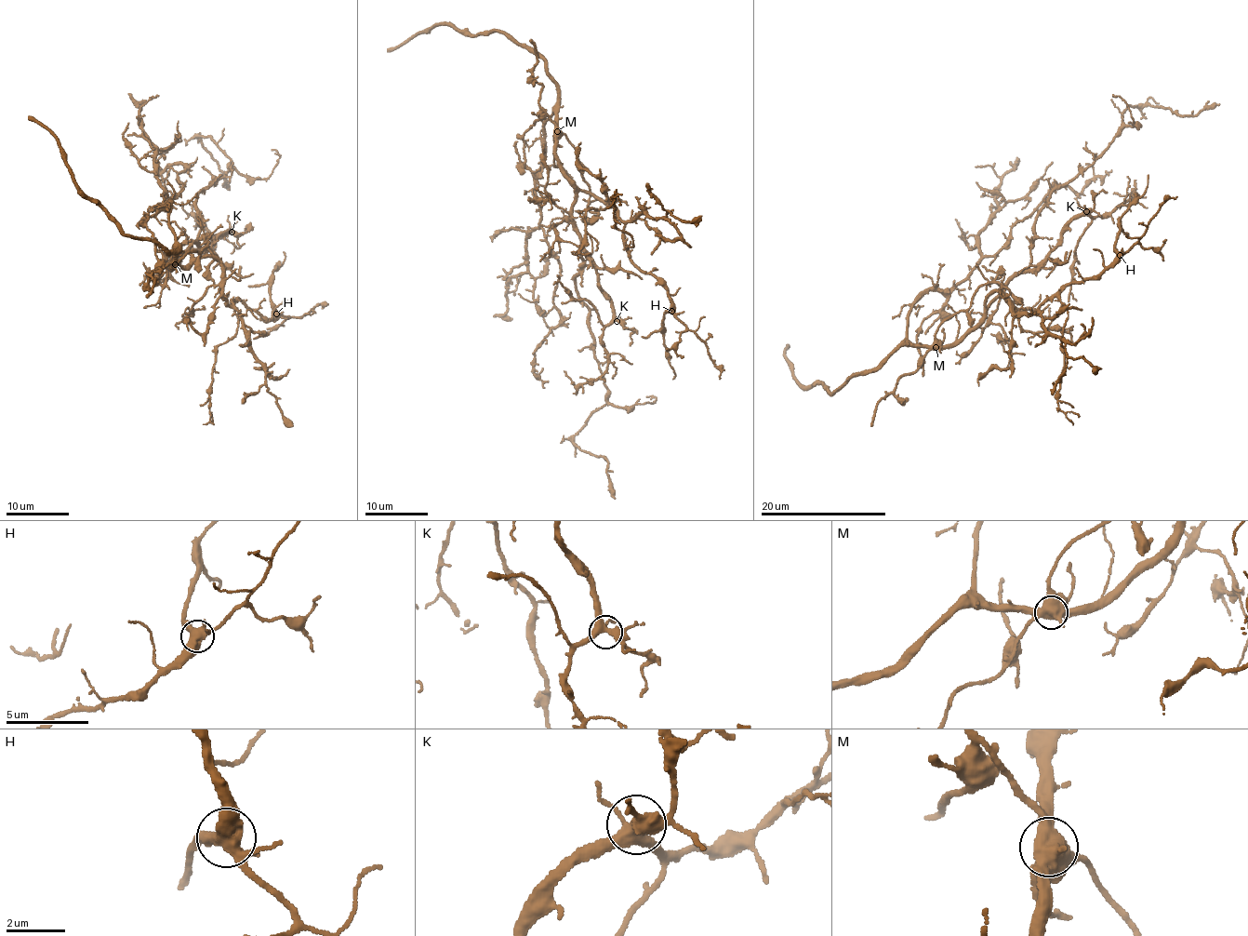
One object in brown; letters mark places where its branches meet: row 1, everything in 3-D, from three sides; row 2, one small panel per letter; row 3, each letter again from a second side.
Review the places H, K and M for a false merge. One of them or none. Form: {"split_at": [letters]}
{"split_at": ["M"]}

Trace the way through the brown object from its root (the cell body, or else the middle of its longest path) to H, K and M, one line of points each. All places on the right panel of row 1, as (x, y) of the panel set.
H: (981, 320), (985, 301), (992, 292), (1001, 294), (1014, 312), (1029, 314), (1066, 286), (1101, 274), (1120, 255)
K: (981, 320), (991, 300), (1011, 279), (1020, 273), (1035, 271), (1055, 248), (1061, 234), (1071, 221), (1086, 211)
M: (981, 320), (957, 340), (936, 348)

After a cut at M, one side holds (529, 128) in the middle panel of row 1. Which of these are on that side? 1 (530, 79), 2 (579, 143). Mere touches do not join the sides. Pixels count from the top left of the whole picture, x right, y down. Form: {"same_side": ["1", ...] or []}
{"same_side": ["1"]}

